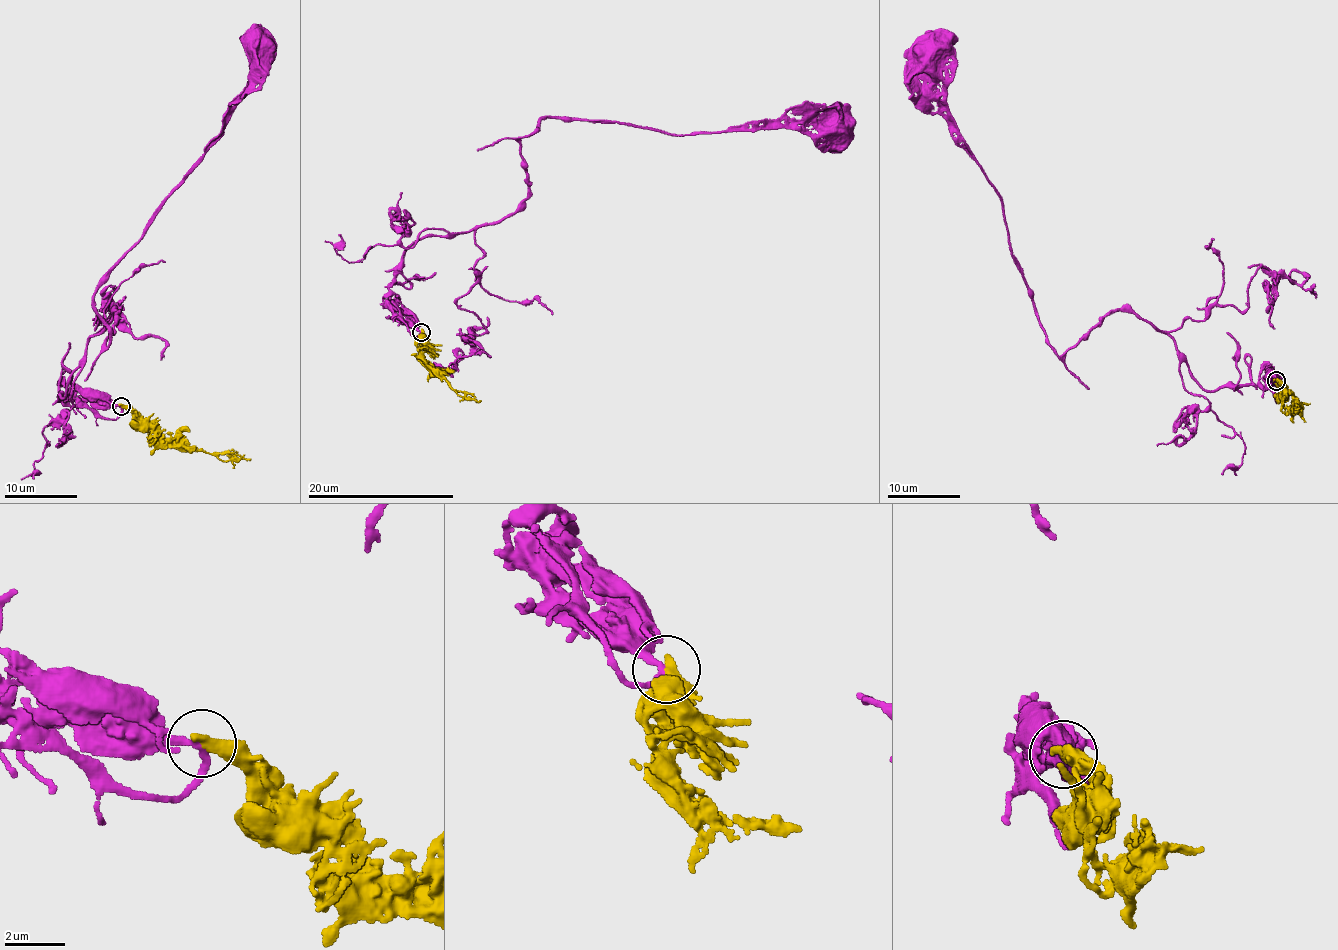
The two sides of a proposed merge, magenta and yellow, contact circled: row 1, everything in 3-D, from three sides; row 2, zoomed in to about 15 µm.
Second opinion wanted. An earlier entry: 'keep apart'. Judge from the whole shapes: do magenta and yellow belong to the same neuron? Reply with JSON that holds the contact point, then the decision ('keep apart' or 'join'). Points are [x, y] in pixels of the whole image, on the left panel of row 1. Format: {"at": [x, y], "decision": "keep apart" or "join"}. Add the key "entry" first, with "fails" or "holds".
{"entry": "fails", "at": [121, 406], "decision": "join"}

